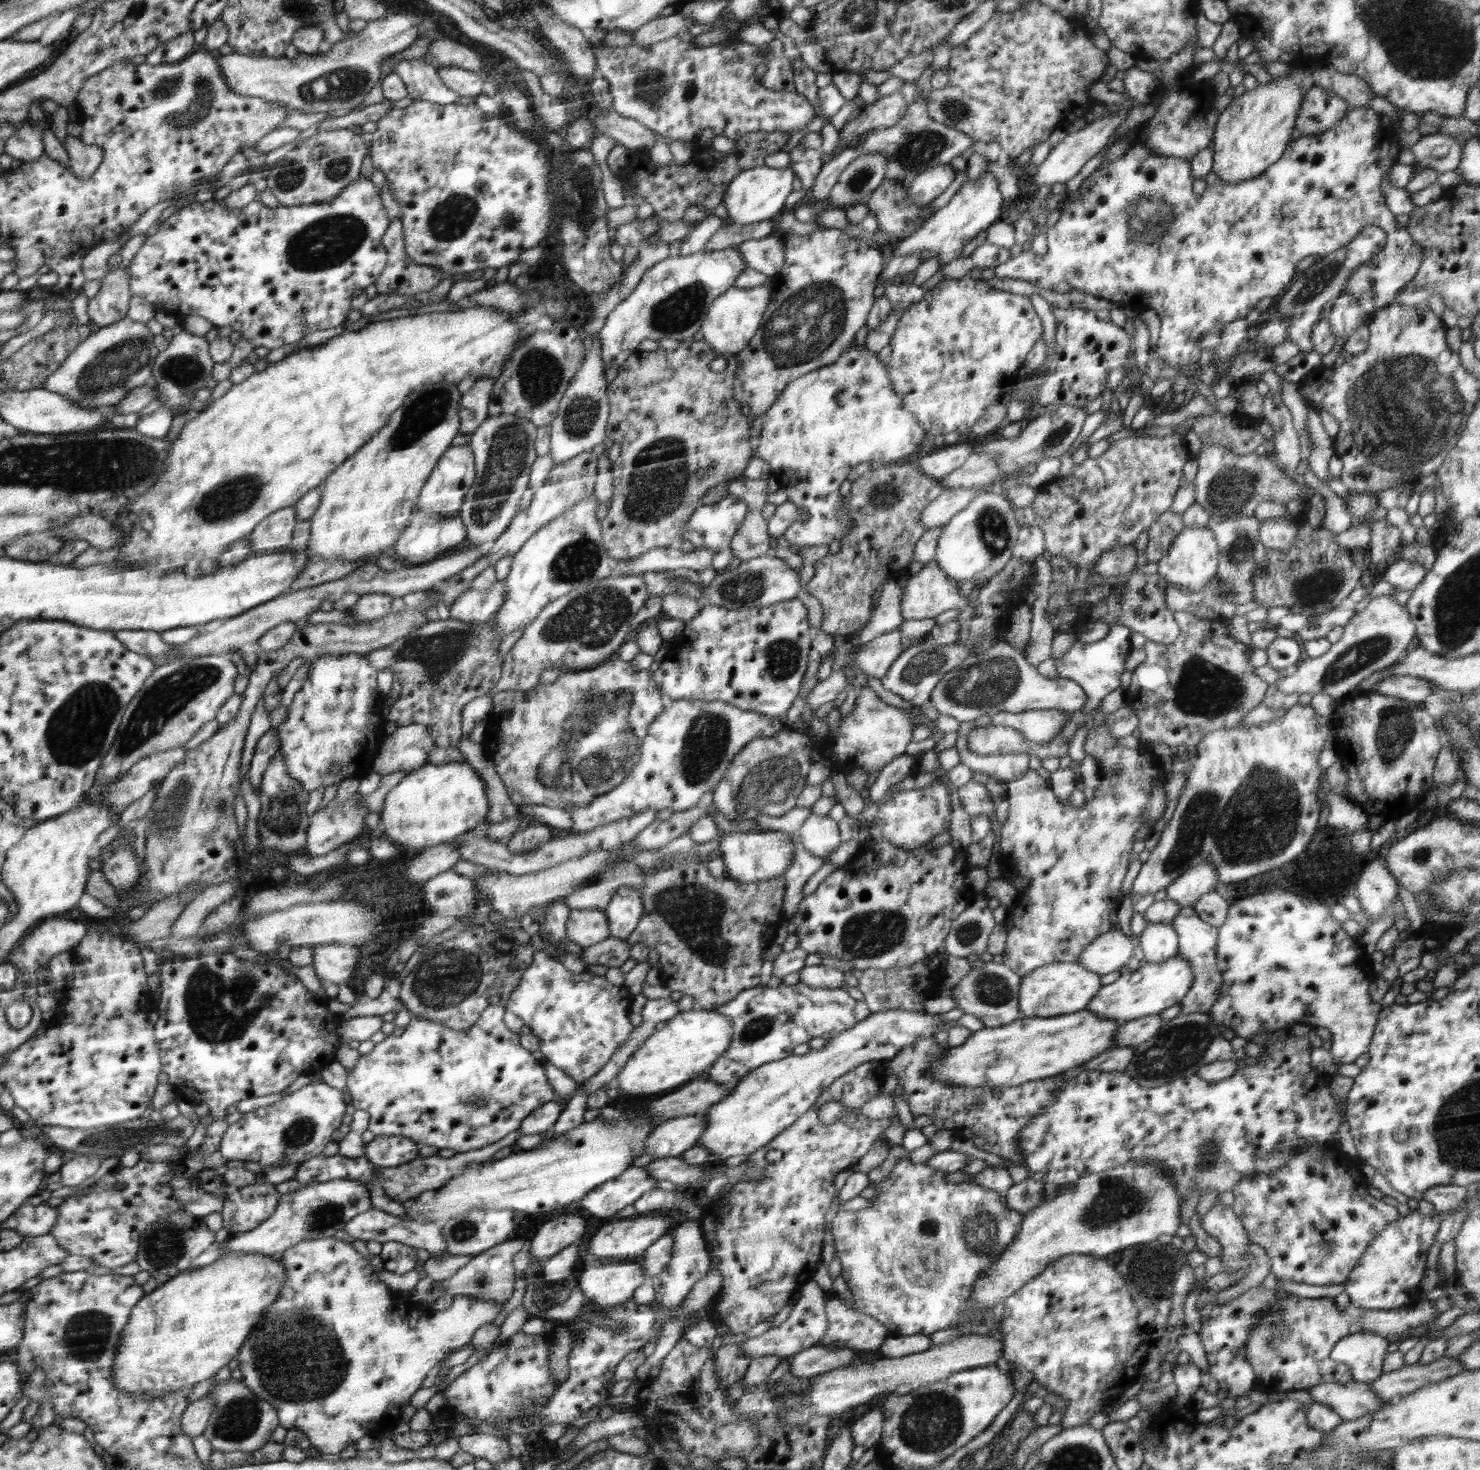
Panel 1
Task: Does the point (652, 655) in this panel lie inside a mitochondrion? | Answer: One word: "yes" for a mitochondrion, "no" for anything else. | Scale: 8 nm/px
no

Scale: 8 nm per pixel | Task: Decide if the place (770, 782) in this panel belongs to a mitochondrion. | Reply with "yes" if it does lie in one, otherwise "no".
yes

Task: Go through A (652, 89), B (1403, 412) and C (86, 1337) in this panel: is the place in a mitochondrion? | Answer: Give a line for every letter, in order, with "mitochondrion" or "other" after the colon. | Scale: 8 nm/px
A: mitochondrion
B: mitochondrion
C: mitochondrion

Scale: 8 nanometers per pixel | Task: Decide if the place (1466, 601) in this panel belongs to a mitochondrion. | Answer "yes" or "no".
yes

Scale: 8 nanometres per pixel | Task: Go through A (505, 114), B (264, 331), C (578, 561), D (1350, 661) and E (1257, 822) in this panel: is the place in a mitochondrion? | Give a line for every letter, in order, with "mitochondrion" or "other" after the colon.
A: other
B: other
C: mitochondrion
D: mitochondrion
E: mitochondrion

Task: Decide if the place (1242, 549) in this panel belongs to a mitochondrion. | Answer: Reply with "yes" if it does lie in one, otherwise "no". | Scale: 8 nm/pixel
yes

